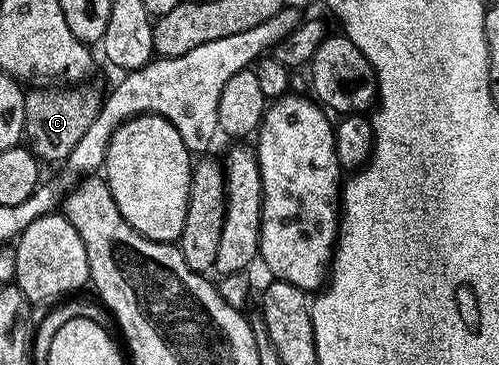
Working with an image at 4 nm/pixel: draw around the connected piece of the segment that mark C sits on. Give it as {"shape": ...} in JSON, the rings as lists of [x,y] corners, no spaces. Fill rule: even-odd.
{"shape":[[[81,82],[76,86],[65,86],[58,92],[48,92],[48,87],[37,86],[25,93],[25,135],[27,147],[30,152],[41,162],[46,160],[57,160],[64,162],[79,146],[79,138],[83,138],[84,132],[89,129],[91,122],[101,109],[103,92],[92,88],[92,83]]]}

